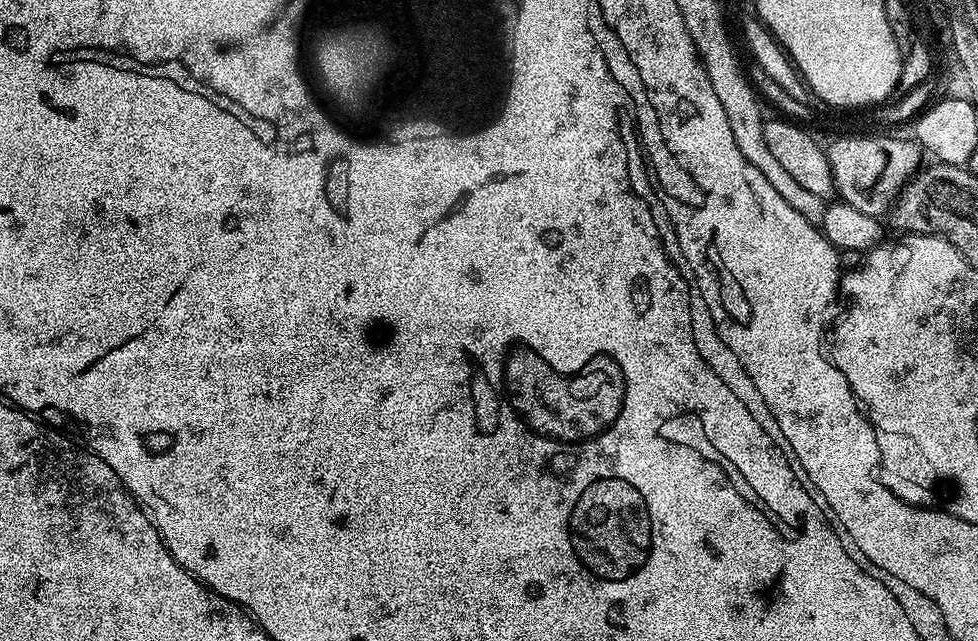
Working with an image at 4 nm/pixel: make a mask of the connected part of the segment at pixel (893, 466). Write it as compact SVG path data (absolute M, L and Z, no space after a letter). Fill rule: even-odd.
M879 421L873 422L872 428L875 430L879 446L880 467L877 468L877 476L882 484L907 504L922 508L938 508L953 515L952 504L956 500L958 488L956 480L941 473L935 464L926 462L928 456L925 455L920 443L915 442L915 436L882 428Z

